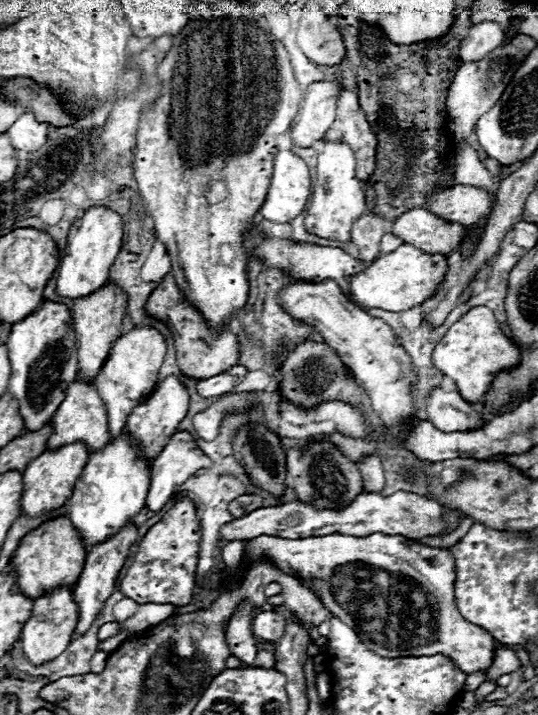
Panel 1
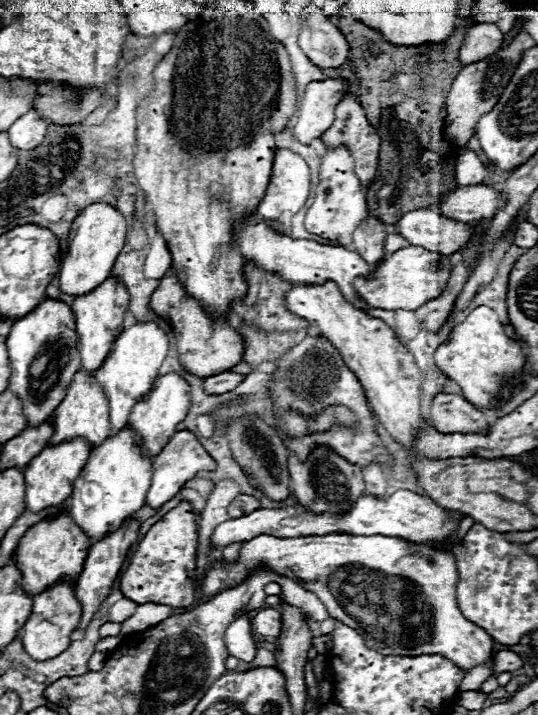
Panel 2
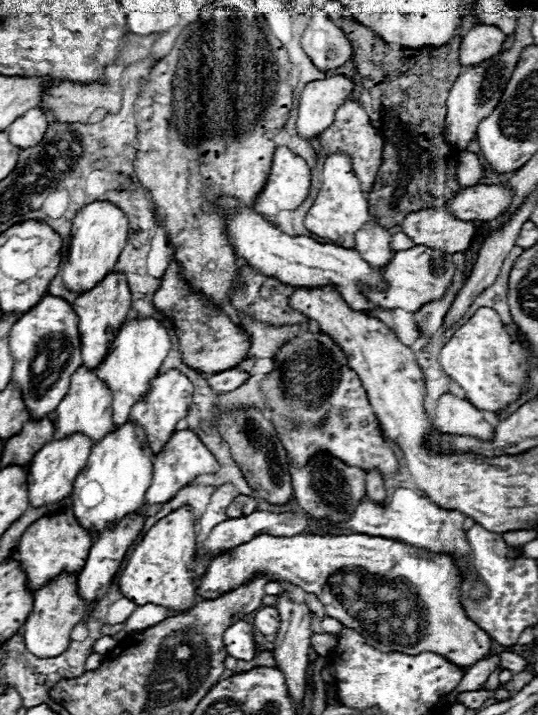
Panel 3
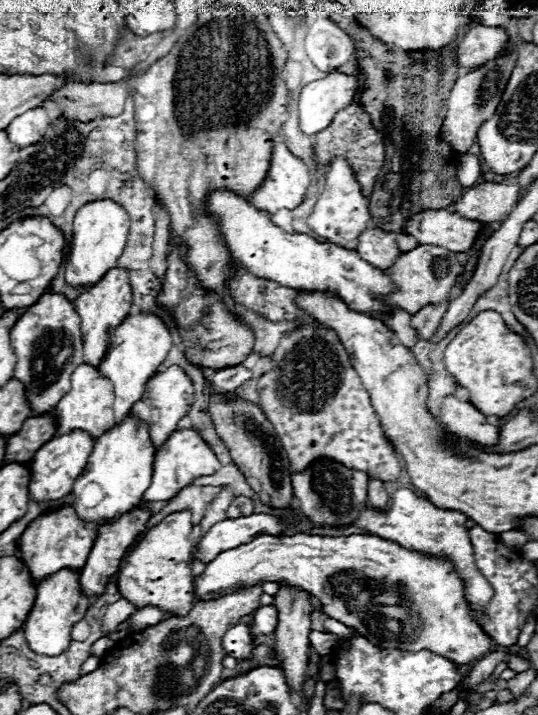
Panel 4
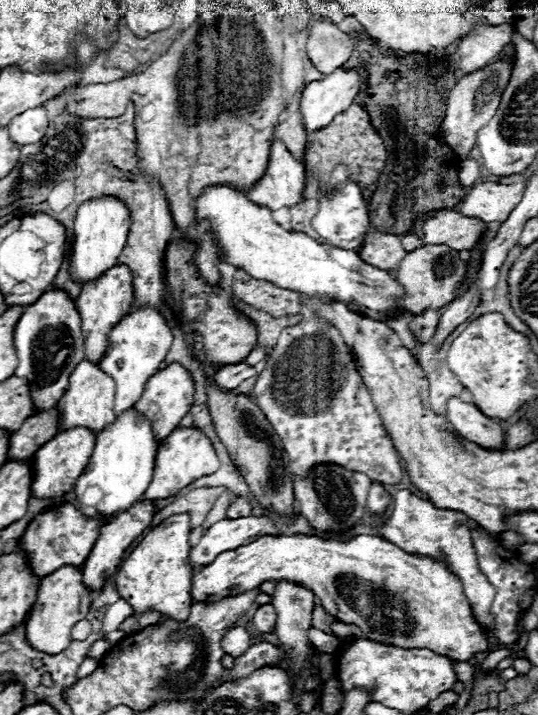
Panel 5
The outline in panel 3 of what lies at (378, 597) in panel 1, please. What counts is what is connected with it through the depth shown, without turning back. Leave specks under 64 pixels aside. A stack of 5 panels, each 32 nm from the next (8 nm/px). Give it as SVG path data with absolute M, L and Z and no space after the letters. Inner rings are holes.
M260 534L246 544L240 544L232 552L222 552L218 558L214 558L208 564L206 572L196 580L196 594L200 594L204 600L212 600L218 598L222 592L240 588L242 584L248 584L260 576L266 576L270 580L286 580L318 596L330 618L336 618L344 626L354 628L360 636L368 640L370 646L378 648L380 652L434 652L448 658L460 668L470 668L478 660L486 658L492 648L492 638L466 616L466 610L460 602L460 572L456 570L454 560L446 554L408 548L398 540L368 534L298 534L292 538Z

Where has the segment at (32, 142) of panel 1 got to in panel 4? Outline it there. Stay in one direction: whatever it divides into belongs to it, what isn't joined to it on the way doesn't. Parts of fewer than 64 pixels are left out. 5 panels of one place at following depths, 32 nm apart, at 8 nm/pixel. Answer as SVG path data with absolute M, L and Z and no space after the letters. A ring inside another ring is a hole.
M38 106L38 108L32 108L30 112L24 112L22 116L16 116L6 130L8 130L10 142L24 148L40 142L42 136L46 134L48 124L50 124L50 118L46 110Z

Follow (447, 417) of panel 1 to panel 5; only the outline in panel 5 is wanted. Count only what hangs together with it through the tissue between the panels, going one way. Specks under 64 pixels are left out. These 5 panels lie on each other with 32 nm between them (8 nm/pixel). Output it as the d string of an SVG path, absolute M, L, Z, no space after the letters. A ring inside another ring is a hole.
M460 398L448 400L448 422L454 426L454 432L458 432L462 438L468 438L470 442L476 442L482 448L490 450L504 450L506 446L506 434L500 422L494 422L492 418L484 416L474 404L462 402Z

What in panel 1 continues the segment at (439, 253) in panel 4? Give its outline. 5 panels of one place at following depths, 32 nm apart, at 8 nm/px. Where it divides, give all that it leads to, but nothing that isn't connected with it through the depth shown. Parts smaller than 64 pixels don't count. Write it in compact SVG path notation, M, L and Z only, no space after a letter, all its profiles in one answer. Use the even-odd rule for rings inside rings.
M404 244L390 254L378 256L362 274L352 278L352 298L366 308L382 308L390 312L410 310L438 292L438 286L446 276L446 268L448 256L428 254L410 244Z

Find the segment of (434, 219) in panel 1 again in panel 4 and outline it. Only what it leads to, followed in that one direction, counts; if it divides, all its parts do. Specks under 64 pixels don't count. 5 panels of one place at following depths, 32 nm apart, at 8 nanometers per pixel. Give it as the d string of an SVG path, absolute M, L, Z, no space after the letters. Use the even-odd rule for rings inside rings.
M426 210L426 212L420 212L408 220L406 234L414 236L420 244L444 246L452 252L466 252L472 248L480 228L482 228L482 222L478 222L478 220L468 220L468 218L462 218L462 216L448 212L448 210Z

